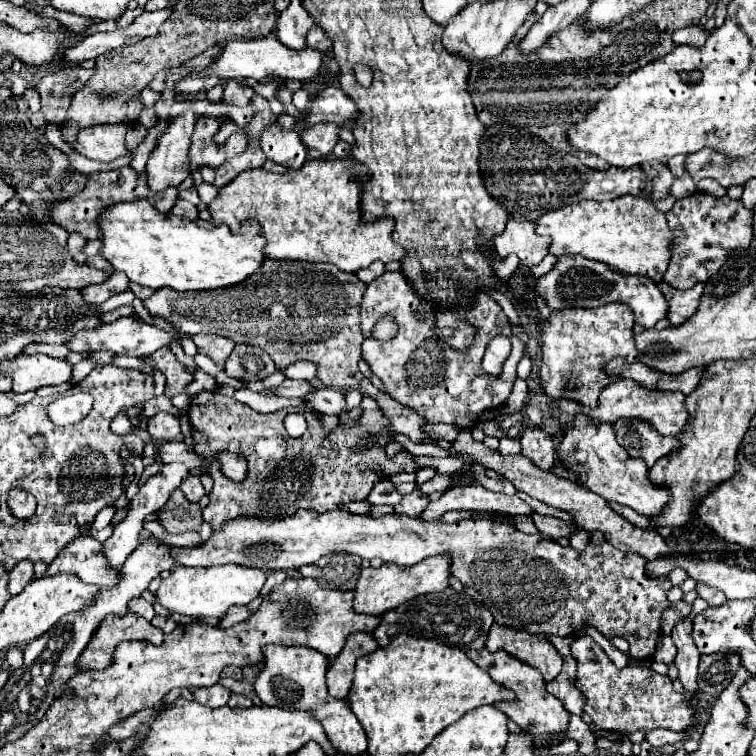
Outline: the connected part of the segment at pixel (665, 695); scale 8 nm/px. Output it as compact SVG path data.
M588 635L576 637L570 643L570 651L572 657L578 661L576 689L586 699L584 711L598 727L618 733L652 731L660 727L672 731L686 731L690 727L694 707L684 693L674 691L672 679L668 675L660 675L650 667L628 665L624 669L618 669L602 651L602 647L594 643Z

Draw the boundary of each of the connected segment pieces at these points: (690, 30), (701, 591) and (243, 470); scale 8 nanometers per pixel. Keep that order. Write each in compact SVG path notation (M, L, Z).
M690 23L684 29L678 29L674 33L674 45L692 45L692 47L702 47L704 41L708 39L708 31L702 29L700 23Z
M698 585L696 587L696 591L698 591L698 595L712 607L716 607L716 605L722 605L724 601L726 601L726 597L720 593L720 591L716 591L716 589L704 589L704 585Z
M220 451L220 453L216 453L216 463L218 463L220 471L228 479L232 479L234 483L244 481L246 475L248 475L248 461L242 455L238 455L238 453Z

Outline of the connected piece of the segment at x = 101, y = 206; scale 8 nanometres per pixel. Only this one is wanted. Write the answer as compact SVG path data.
M120 167L116 171L108 171L108 173L92 173L90 181L86 183L86 187L76 193L74 197L62 199L62 201L54 201L48 207L50 213L50 221L64 227L68 233L76 231L80 233L84 239L100 239L100 229L98 229L98 217L104 209L122 203L122 201L136 201L136 199L146 199L152 203L152 207L156 205L156 209L160 213L168 213L174 205L178 197L178 189L166 189L164 193L152 193L148 189L148 183L144 181L144 173L138 175L134 173L132 167Z

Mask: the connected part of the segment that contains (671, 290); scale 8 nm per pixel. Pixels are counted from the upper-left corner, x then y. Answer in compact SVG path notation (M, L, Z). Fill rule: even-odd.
M660 281L658 287L670 305L668 319L672 325L682 325L686 319L690 319L696 313L698 305L700 305L702 291L704 291L704 283L698 283L690 289L684 289L684 291L668 285L666 281Z

